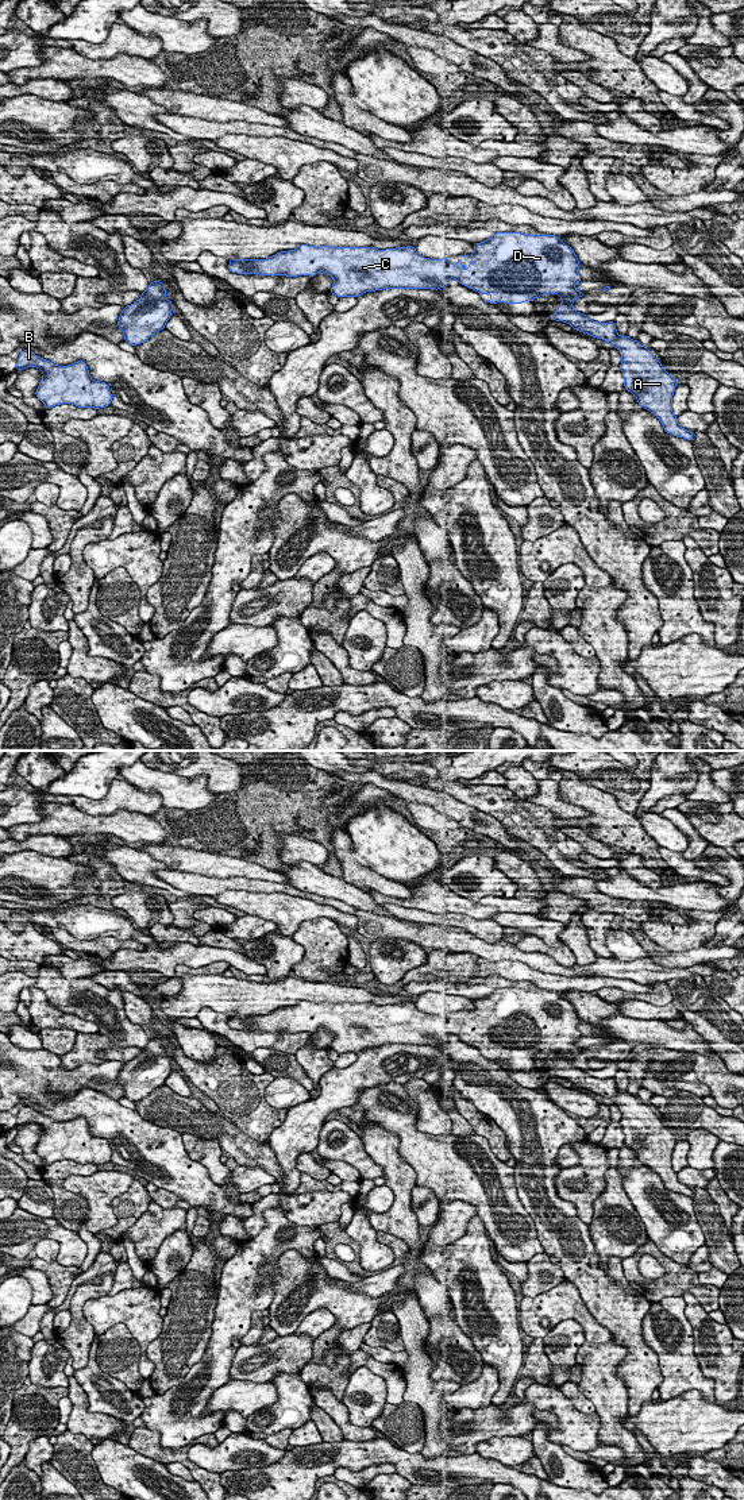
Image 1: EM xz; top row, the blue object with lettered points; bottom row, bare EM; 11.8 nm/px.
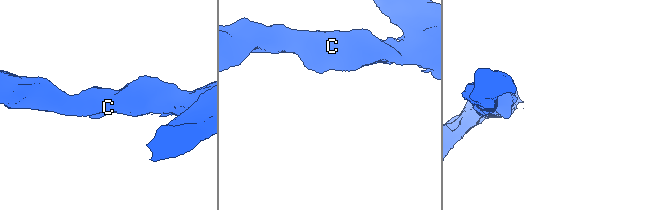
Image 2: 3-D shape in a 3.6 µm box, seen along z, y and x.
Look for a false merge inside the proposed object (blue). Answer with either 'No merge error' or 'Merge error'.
No merge error

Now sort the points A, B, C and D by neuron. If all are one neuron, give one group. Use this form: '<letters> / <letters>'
A B C D

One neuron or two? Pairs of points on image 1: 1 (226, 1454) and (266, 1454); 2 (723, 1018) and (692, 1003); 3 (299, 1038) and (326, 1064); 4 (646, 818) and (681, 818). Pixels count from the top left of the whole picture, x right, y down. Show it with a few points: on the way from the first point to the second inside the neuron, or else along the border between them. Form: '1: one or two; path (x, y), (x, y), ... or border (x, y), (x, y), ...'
1: one; path (235, 1453), (257, 1453)
2: one; path (714, 1018), (700, 1006)
3: two; border (327, 1049), (316, 1049), (307, 1042), (295, 1053)
4: two; border (659, 814), (669, 818), (689, 837)

